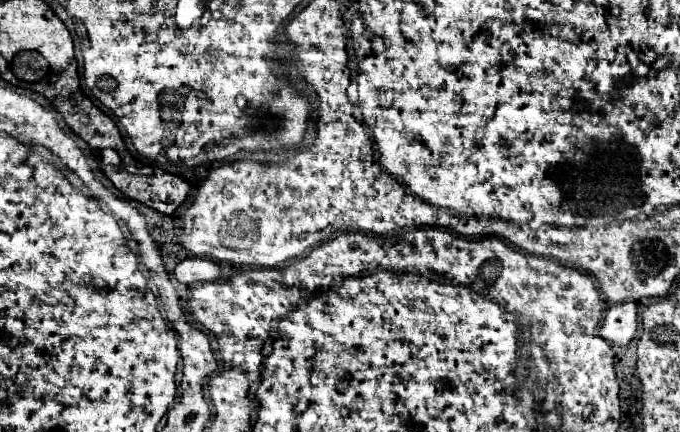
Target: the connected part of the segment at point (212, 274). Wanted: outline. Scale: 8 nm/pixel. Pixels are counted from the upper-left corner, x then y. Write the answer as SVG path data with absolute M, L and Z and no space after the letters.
M187 258L175 266L173 274L181 284L215 282L221 278L221 268L205 258Z

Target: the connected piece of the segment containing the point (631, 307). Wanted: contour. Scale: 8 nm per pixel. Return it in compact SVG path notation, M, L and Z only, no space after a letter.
M633 302L615 304L607 310L599 328L599 336L611 344L625 346L633 340L637 330L637 306Z

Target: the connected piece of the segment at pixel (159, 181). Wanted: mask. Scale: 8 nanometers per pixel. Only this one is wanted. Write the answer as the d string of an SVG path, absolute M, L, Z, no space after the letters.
M103 166L103 174L119 192L161 214L173 214L189 194L189 184L165 170L153 170L153 174L143 176L129 174L123 166Z

